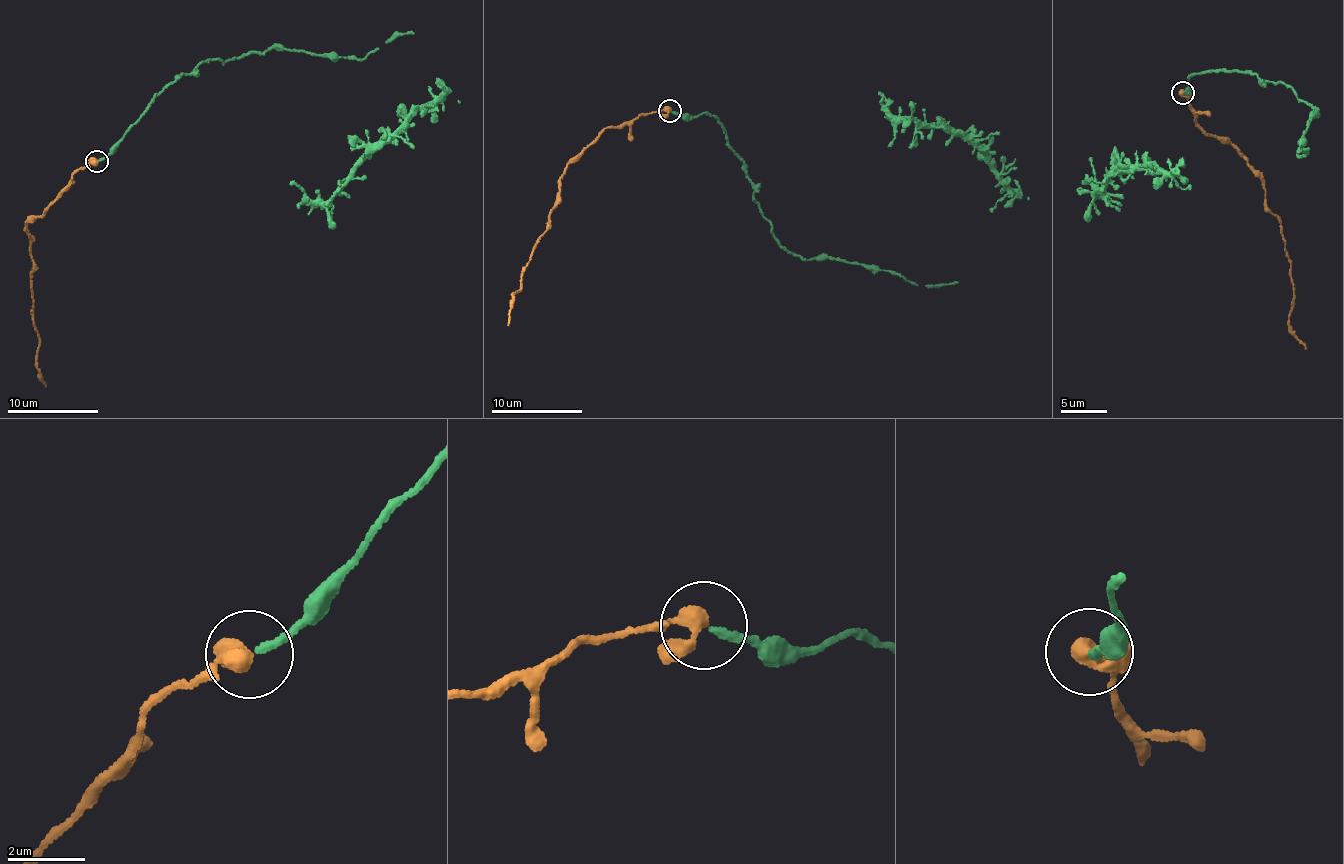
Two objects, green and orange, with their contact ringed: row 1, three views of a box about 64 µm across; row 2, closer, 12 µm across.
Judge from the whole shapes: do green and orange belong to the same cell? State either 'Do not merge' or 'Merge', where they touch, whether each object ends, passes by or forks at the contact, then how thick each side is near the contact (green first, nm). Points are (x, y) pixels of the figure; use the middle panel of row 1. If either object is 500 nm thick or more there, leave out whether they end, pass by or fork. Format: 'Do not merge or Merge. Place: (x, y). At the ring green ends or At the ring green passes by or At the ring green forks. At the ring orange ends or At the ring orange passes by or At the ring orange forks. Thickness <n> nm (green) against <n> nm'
Merge. Place: (670, 111). At the ring green ends. At the ring orange passes by. Thickness 180 nm (green) against 320 nm

